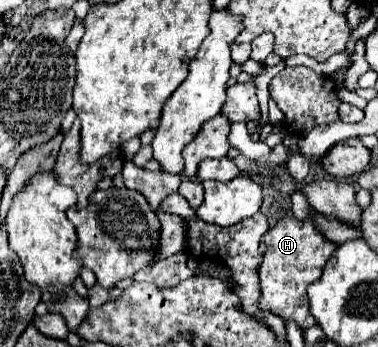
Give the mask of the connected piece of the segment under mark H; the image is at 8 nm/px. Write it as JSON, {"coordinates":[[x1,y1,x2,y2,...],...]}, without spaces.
{"coordinates":[[292,213,284,215,280,221,276,221,274,227,270,227,262,237,266,251,262,255,262,263,258,267,260,277,260,309,266,309,274,315,278,315,284,321,294,321,302,331,306,331,314,321,308,311,308,285,314,283,330,259,330,253,334,253,336,245,330,241,324,241,324,237,318,235,314,223,310,219,296,221]]}

